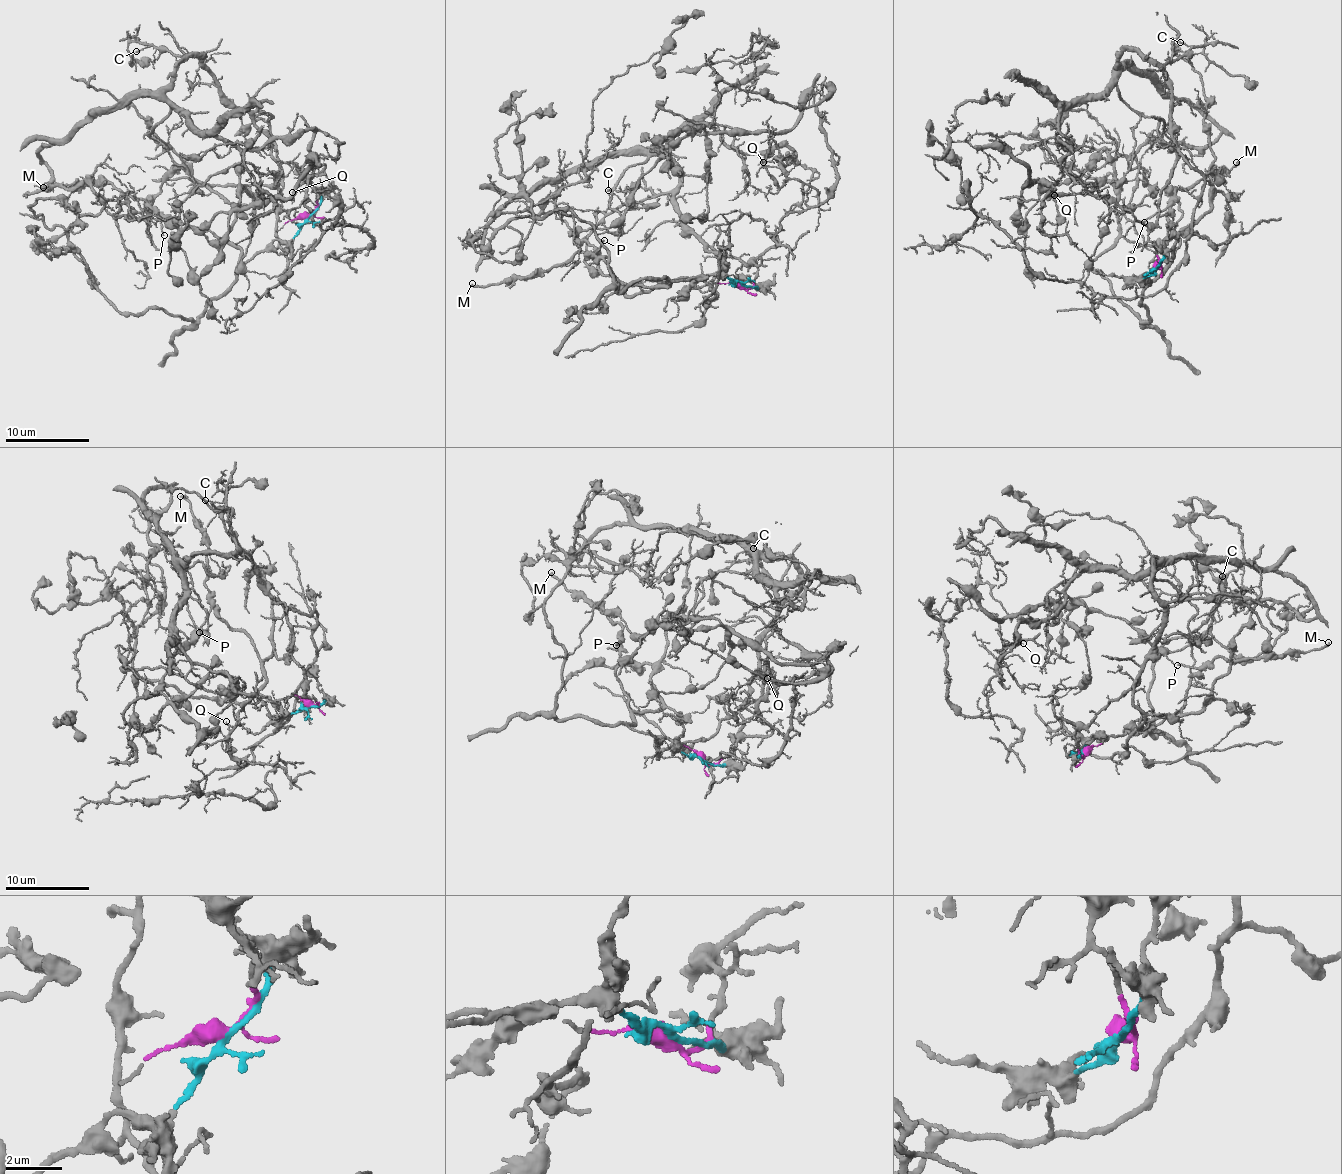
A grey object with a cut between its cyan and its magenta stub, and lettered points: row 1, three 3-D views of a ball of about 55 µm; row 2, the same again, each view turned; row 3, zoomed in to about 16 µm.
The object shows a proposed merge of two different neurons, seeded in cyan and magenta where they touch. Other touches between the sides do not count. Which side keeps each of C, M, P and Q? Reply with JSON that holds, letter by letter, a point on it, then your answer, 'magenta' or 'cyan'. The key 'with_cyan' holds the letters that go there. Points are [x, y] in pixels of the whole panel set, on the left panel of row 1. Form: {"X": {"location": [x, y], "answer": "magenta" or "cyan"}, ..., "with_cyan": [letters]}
{"C": {"location": [136, 51], "answer": "magenta"}, "M": {"location": [43, 187], "answer": "cyan"}, "P": {"location": [164, 235], "answer": "cyan"}, "Q": {"location": [292, 192], "answer": "magenta"}, "with_cyan": ["M", "P"]}

